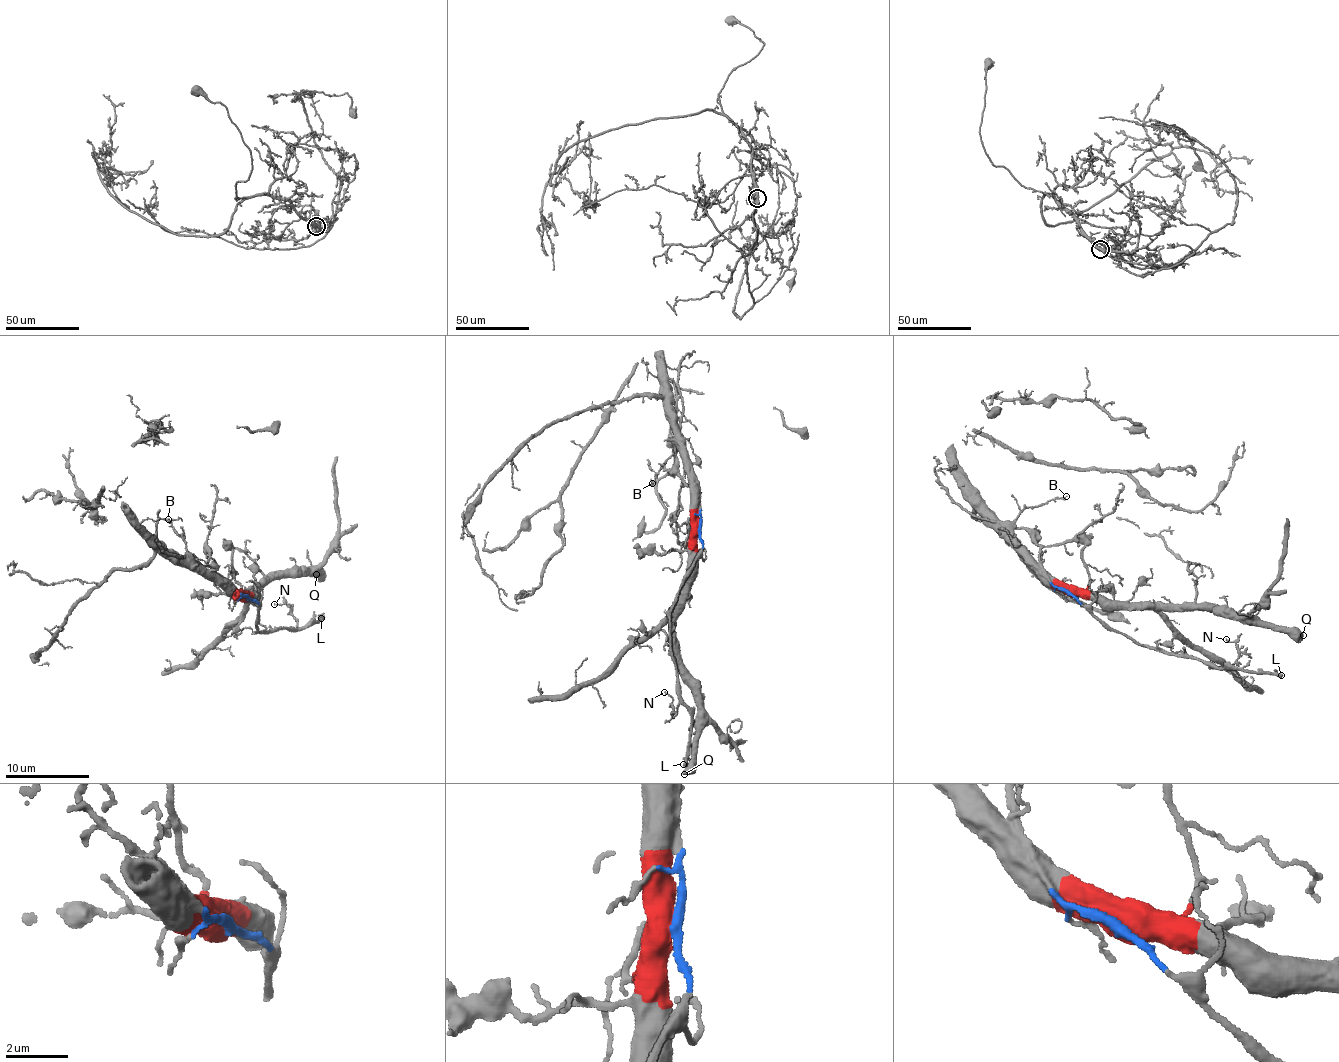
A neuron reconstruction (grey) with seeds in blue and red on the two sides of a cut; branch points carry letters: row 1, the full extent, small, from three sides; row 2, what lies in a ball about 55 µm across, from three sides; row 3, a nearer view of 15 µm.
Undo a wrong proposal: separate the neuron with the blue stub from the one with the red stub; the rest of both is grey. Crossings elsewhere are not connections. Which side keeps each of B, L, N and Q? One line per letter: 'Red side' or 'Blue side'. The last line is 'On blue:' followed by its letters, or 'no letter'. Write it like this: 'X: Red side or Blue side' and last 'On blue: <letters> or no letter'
B: Red side
L: Blue side
N: Blue side
Q: Red side
On blue: L, N

